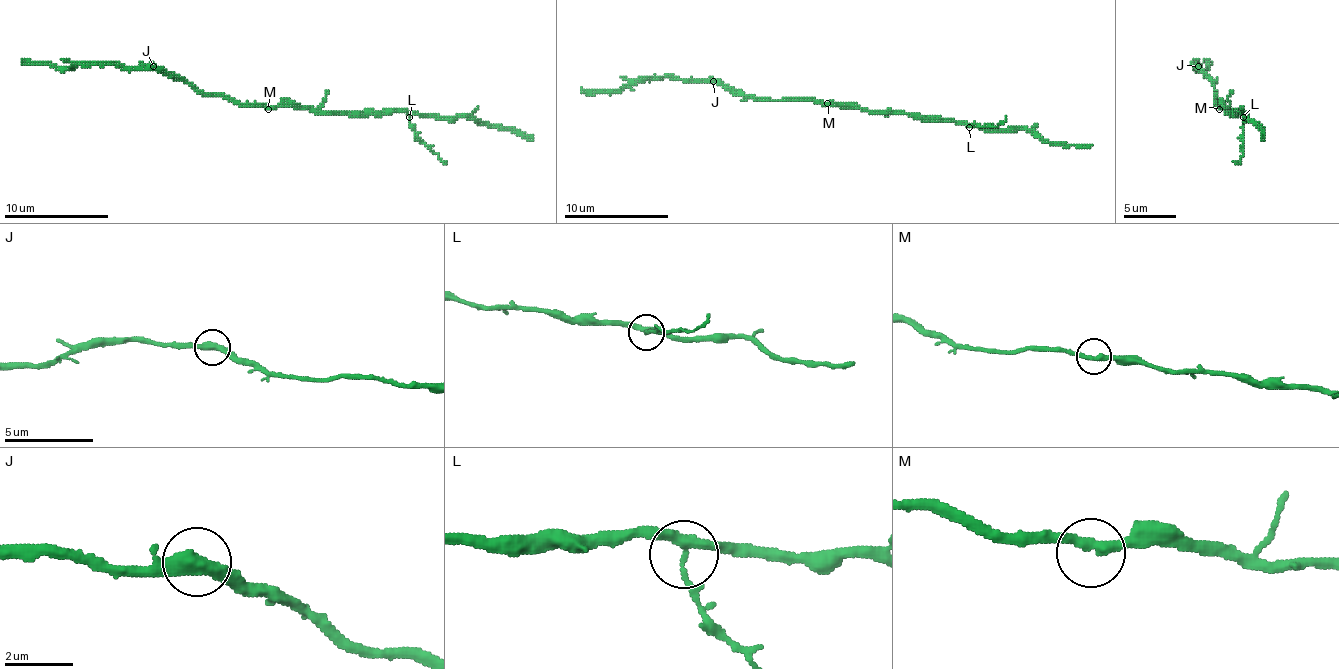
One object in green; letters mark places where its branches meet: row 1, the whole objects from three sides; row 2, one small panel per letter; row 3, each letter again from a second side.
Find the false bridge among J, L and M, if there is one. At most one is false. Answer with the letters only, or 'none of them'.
none of them

